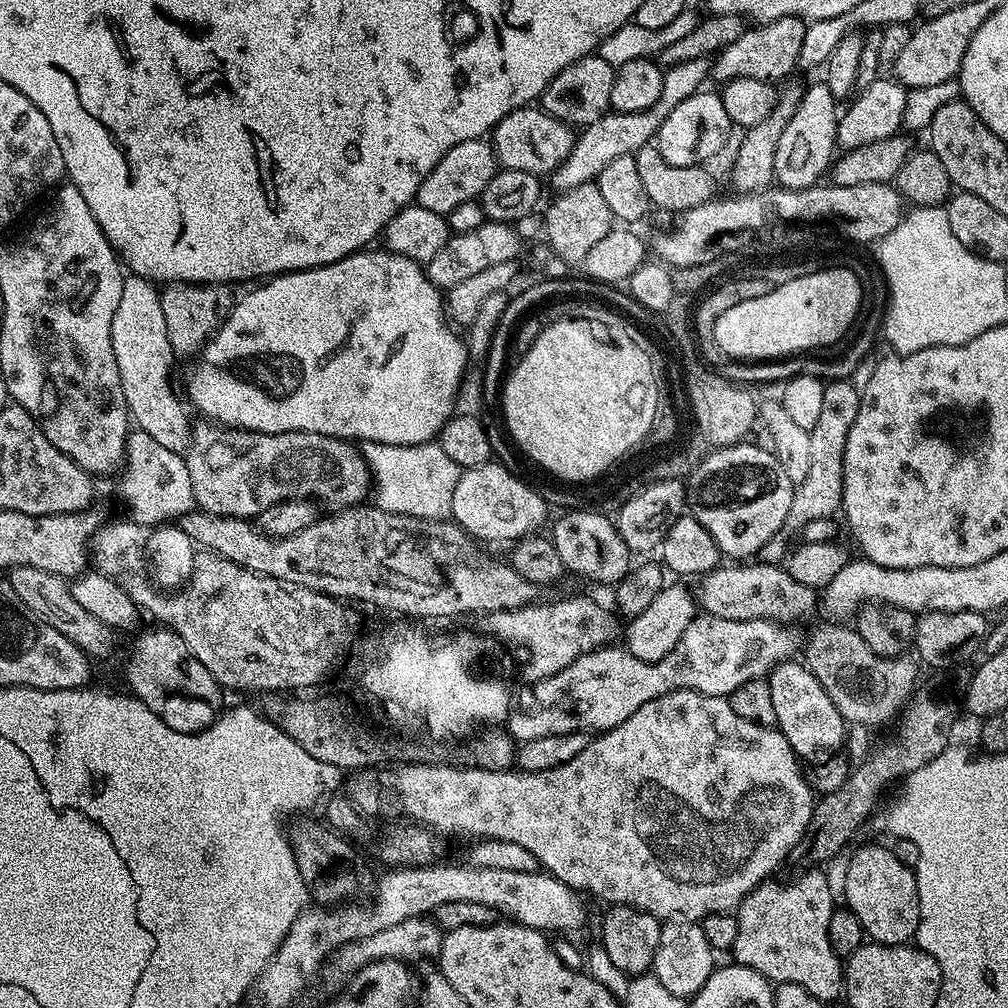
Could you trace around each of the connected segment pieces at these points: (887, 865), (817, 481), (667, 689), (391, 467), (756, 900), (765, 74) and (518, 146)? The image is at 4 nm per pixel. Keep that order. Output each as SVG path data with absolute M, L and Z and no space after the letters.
M868 844L852 856L844 872L843 903L862 922L865 937L877 944L906 944L915 937L920 921L915 871L898 862L891 847Z
M851 379L827 381L822 390L822 410L810 434L810 470L806 470L806 478L795 485L792 490L790 514L786 514L786 522L780 527L780 533L758 553L759 559L766 564L780 564L790 551L788 539L799 537L804 528L814 518L835 517L842 508L842 482L844 481L844 451L846 450L846 434L850 434L850 426L854 426L854 418L858 418L860 392L852 385Z
M697 614L692 617L690 626L686 626L686 634L678 638L678 646L666 654L658 662L642 662L642 658L635 656L633 652L623 647L605 646L596 648L586 655L580 656L573 664L566 666L558 674L548 676L545 680L537 680L531 685L532 696L536 699L536 705L529 712L520 712L513 715L510 732L517 741L533 740L534 738L546 738L547 736L561 736L571 732L586 732L599 734L608 729L626 722L638 706L646 706L659 696L665 696L671 692L697 692L707 696L732 695L742 682L762 680L770 672L785 660L791 660L801 651L802 636L795 632L795 627L776 623L775 620L731 620L730 618L718 618L707 614Z
M439 442L418 446L390 446L365 443L364 461L372 472L374 504L384 512L397 512L414 518L446 520L451 517L454 502L454 486L462 469L442 450Z
M808 870L797 880L789 884L779 884L776 878L769 878L758 885L735 909L734 915L738 922L738 938L734 938L734 946L730 953L735 963L746 966L750 970L758 970L767 980L782 983L797 983L816 999L823 1002L841 999L844 990L844 964L841 957L834 954L830 946L830 914L834 907L832 901L832 888L828 880L823 876L823 871Z
M796 16L778 18L769 24L745 27L742 38L717 53L711 67L713 79L723 84L734 77L758 78L760 81L775 83L798 66L800 49L806 24Z
M525 106L515 108L496 123L490 143L496 149L496 163L500 168L526 170L543 177L555 172L556 167L568 157L576 144L576 137L573 125L554 118L543 107Z

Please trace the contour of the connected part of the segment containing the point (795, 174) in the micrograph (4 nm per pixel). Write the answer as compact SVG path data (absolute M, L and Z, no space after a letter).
M827 83L812 85L801 93L794 116L786 124L775 151L773 177L783 188L810 188L817 183L831 167L836 152L838 102L830 93Z

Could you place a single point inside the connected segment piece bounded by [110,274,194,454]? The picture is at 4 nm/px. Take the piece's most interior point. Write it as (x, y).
(142, 349)

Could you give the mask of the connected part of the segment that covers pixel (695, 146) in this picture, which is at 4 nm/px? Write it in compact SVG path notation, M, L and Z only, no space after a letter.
M701 90L682 100L664 120L656 135L656 145L662 158L672 166L692 166L707 163L728 142L734 132L732 119L722 105L719 93Z

